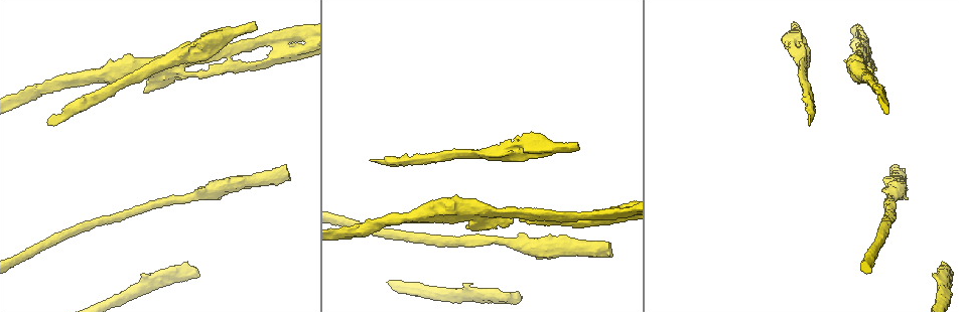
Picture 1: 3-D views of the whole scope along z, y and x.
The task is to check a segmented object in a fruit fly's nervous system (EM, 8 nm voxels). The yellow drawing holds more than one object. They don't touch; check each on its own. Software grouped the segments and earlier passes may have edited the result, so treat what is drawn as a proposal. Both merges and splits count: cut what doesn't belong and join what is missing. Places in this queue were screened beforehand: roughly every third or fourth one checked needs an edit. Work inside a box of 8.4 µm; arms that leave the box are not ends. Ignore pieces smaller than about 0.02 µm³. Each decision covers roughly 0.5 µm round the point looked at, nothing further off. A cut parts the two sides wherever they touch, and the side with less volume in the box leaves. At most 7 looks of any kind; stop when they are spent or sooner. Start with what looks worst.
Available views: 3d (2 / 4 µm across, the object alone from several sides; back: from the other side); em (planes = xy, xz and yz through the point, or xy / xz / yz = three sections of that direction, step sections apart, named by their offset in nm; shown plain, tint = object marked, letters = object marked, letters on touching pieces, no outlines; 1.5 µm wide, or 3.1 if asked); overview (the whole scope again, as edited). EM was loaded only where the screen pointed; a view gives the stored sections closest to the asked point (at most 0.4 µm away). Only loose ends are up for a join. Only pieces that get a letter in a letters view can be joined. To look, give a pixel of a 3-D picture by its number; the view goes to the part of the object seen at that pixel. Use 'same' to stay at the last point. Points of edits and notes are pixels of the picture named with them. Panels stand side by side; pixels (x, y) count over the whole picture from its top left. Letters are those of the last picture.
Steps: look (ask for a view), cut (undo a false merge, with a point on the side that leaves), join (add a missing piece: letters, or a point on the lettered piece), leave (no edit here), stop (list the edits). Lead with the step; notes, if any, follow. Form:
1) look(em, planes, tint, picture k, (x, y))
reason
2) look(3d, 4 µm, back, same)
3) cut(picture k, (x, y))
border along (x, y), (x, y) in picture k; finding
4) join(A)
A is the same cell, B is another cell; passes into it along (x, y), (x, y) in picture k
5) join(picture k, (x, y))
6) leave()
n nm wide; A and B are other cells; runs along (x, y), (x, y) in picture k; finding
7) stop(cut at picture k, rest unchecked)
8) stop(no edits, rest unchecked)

look(em, planes, plain, picture 1, (892, 166))
thick end

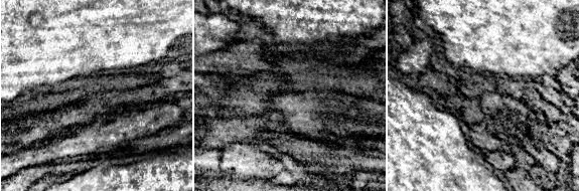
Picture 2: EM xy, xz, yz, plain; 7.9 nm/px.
look(em, planes, letters, same)
what lies round it

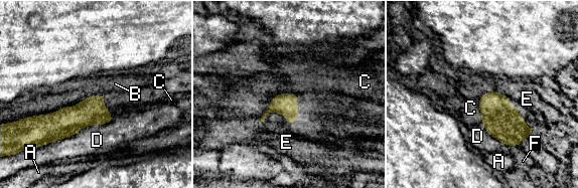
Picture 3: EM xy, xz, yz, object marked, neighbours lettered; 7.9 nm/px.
leave()
D touches over 550 nm; A, B, C, D, E and F are other cells; none of them fits

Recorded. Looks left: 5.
look(em, planes, letters, picture 1, (195, 268))
end of a long branch

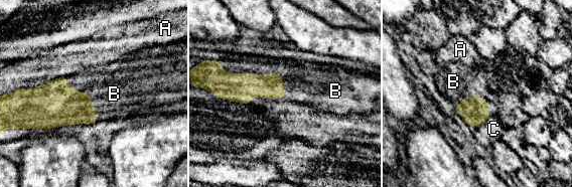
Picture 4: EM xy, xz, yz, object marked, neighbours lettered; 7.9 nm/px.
join(B)
B touches over 600 nm; B is the same cell, A and C are other cells; passes into it along (240, 87), (262, 76), (293, 74) in picture 4; the cell continues

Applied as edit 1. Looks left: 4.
look(em, planes, plain, picture 1, (253, 21))

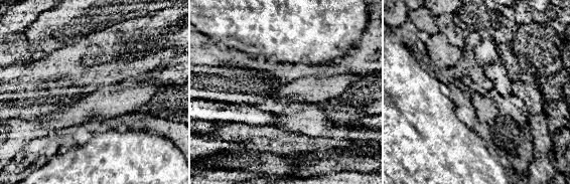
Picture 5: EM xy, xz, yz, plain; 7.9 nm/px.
look(em, planes, letters, same)
see the neighbours

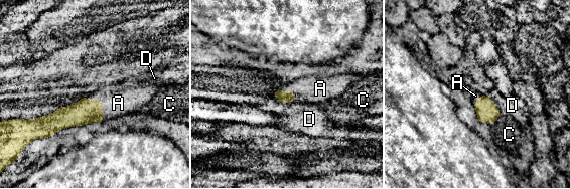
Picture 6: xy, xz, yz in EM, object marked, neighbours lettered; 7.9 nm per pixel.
join(A)
A is the same cell, C and D are other cells; passes into it along (85, 111), (101, 103), (118, 103) in picture 6; it goes on there

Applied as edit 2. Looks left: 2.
stop(join at picture 4, join at picture 6, rest unchecked)

